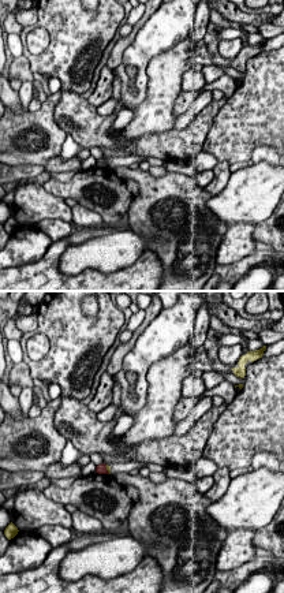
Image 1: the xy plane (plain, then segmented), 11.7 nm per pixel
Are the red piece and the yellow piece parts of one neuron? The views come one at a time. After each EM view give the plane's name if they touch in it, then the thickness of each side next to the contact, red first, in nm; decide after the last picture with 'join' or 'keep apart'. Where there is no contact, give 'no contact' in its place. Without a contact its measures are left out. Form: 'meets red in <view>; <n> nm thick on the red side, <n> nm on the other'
meets red in xy; 130 nm thick on the red side, 60 nm on the other

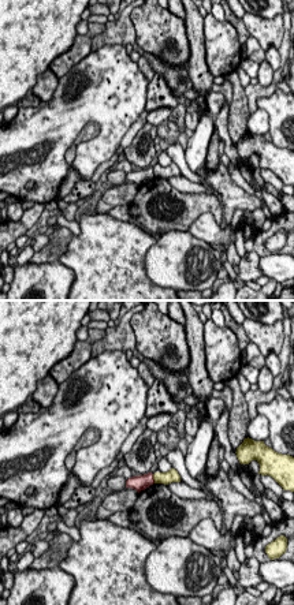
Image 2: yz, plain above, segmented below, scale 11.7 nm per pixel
meets red in yz; 190 nm thick on the red side, 140 nm on the other

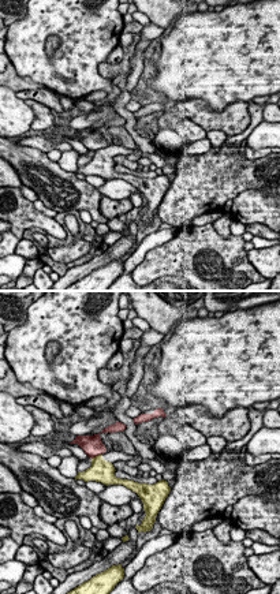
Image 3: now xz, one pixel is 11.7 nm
meets red in xz; 240 nm thick on the red side, 260 nm on the other

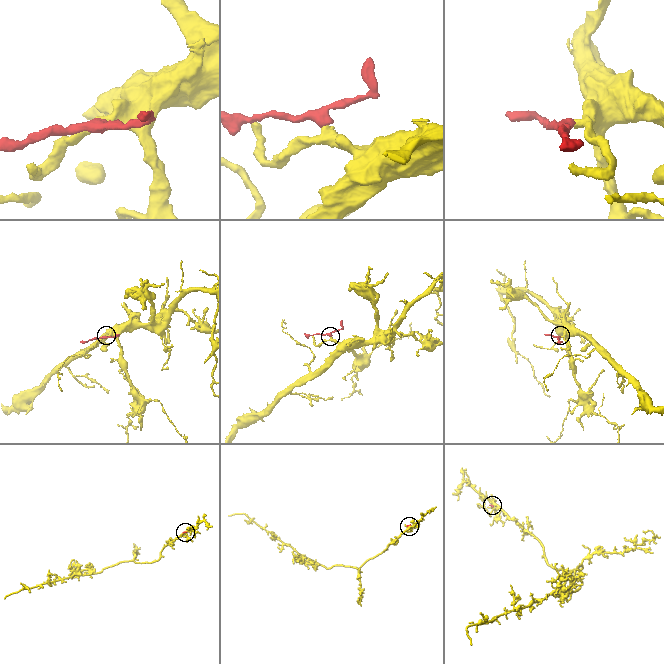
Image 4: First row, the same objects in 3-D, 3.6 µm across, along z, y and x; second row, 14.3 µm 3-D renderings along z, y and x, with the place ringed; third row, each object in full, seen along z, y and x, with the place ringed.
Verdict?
keep apart

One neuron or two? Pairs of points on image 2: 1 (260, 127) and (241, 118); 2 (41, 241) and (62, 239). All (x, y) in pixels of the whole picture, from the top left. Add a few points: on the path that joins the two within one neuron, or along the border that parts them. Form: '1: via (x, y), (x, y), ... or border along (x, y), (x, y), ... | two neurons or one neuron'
1: border along (250, 114), (246, 130) | two neurons
2: border along (49, 236), (36, 251) | two neurons

